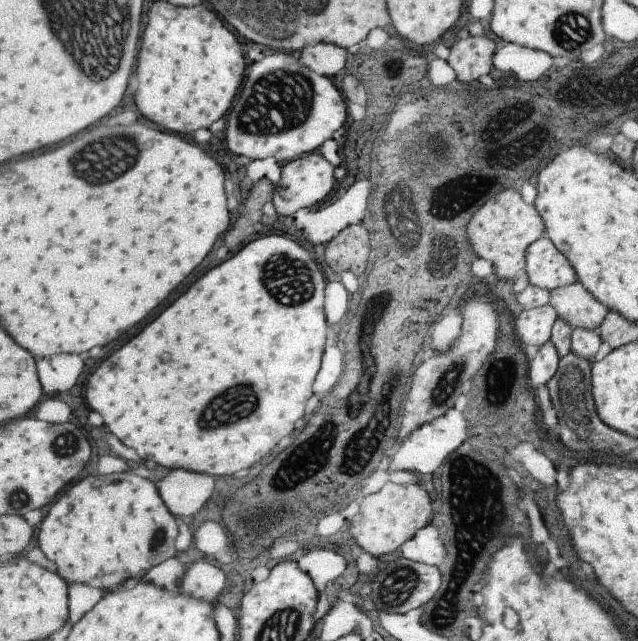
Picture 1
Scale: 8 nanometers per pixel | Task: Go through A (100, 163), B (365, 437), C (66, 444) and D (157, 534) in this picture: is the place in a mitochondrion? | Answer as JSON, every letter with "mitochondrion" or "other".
{"A":"mitochondrion","B":"other","C":"mitochondrion","D":"mitochondrion"}

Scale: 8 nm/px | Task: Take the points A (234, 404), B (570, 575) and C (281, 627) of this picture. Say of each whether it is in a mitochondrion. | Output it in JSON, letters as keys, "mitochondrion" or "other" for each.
{"A":"mitochondrion","B":"other","C":"mitochondrion"}

